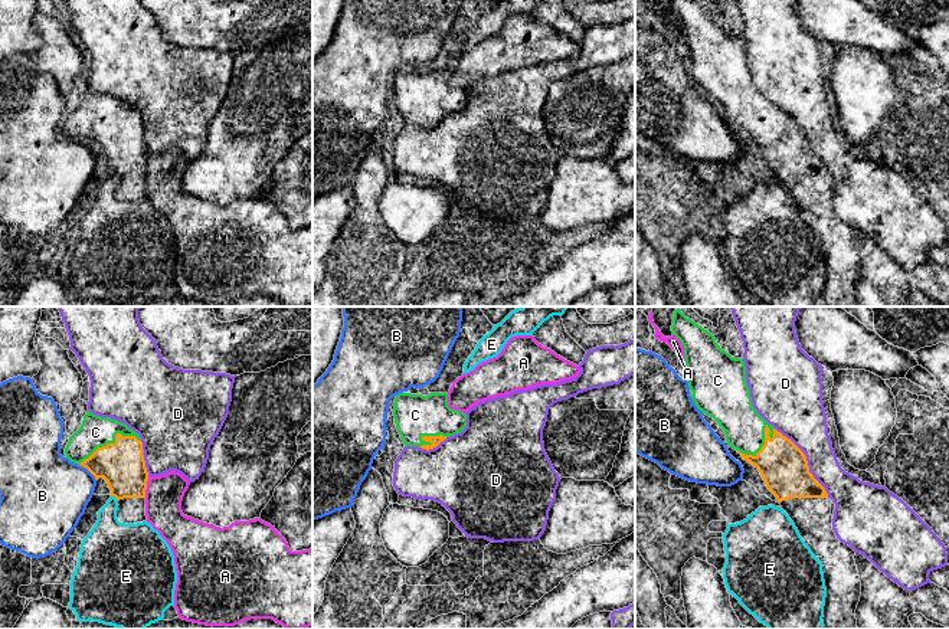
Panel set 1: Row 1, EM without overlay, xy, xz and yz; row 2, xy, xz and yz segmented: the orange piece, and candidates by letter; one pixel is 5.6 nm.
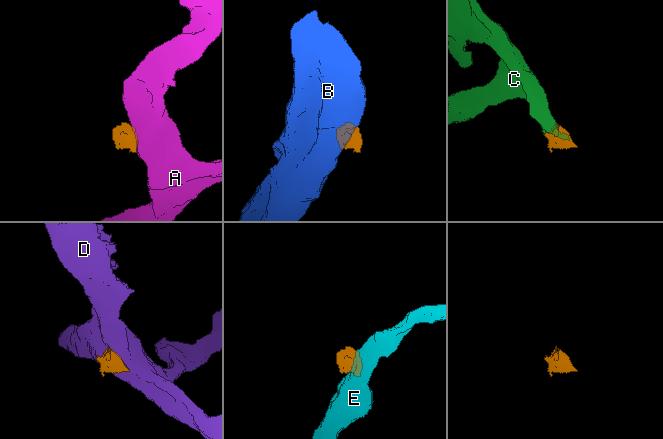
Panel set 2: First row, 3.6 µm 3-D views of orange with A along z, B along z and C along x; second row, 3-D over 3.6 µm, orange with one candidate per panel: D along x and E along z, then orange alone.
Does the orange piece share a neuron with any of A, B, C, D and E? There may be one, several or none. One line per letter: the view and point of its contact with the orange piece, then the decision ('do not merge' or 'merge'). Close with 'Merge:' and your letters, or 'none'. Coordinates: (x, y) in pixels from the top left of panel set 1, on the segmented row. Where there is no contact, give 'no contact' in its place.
A: meets orange in xy at (146, 487); do not merge
B: meets orange in xy at (90, 471); do not merge
C: meets orange in yz at (763, 445); merge
D: meets orange in yz at (807, 461); do not merge
E: meets orange in xy at (115, 497); do not merge
Merge: C

